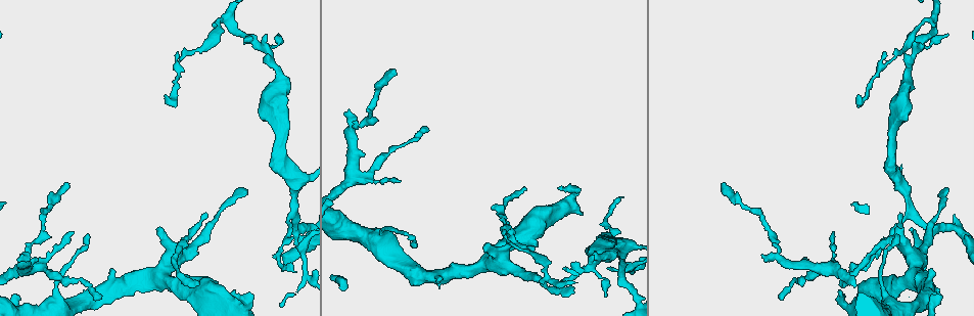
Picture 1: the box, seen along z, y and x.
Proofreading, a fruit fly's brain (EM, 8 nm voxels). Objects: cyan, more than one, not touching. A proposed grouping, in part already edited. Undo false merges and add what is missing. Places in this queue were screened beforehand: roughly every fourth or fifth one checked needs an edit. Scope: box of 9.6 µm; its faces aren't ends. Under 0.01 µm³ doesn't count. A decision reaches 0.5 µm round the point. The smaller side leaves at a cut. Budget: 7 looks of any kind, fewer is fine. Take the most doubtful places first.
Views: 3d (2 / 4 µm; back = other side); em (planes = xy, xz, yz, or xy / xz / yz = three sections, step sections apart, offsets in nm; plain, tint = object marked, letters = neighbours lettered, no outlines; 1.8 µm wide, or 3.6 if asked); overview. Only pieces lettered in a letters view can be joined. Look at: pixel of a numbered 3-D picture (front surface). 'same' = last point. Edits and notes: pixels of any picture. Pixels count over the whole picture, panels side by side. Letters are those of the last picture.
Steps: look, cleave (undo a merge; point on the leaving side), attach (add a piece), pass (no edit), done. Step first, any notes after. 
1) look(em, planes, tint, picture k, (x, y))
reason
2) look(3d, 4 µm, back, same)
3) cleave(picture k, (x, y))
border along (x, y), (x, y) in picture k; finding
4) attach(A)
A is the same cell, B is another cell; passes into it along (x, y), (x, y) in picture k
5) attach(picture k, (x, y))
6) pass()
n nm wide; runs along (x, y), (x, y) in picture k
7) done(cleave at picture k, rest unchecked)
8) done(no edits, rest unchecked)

look(3d, 4 µm, picture 1, (229, 19))
three arms meet

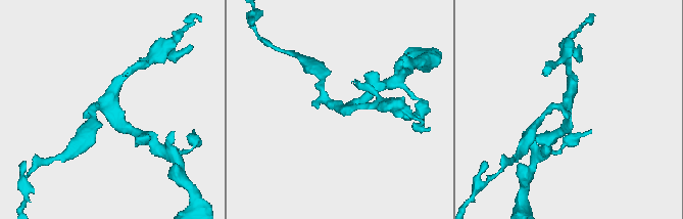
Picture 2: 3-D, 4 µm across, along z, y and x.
look(em, xy, step 16, plain, picture 2, (567, 110))
need the tissue

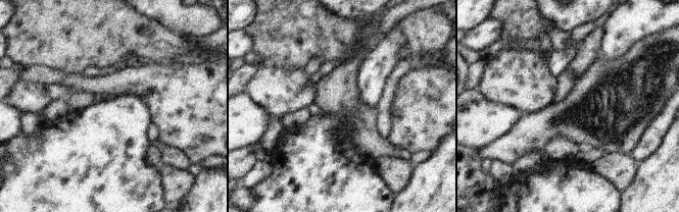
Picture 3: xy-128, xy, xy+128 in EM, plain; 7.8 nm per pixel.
look(em, xy, step 16, letters, same)

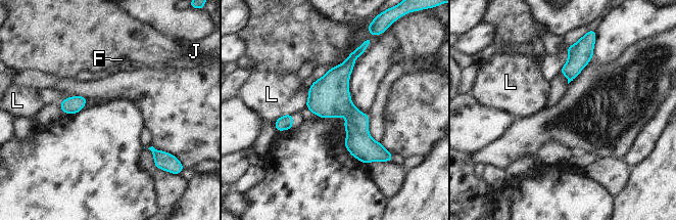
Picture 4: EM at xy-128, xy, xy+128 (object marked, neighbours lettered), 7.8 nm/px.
pass()
F, J and L are other cells; border along (308, 90), (306, 103), (303, 106) in picture 4; continuous, no second neuron

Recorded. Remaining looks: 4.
look(em, xy, step 8, letters, picture 1, (767, 261))
free end

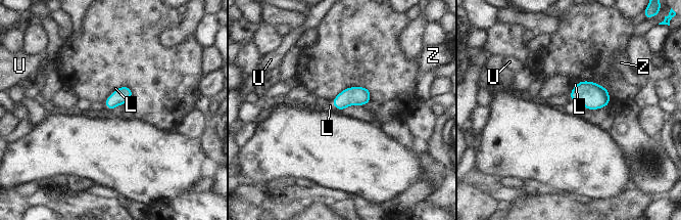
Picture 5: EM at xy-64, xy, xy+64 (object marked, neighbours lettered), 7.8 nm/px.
attach(picture 5, (330, 105))
130 nm wide; L is the same cell, U and Z are other cells; passes into it along (352, 95), (332, 103), (330, 105) in picture 5; it goes on there

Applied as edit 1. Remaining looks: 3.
look(overview)
see it whole again

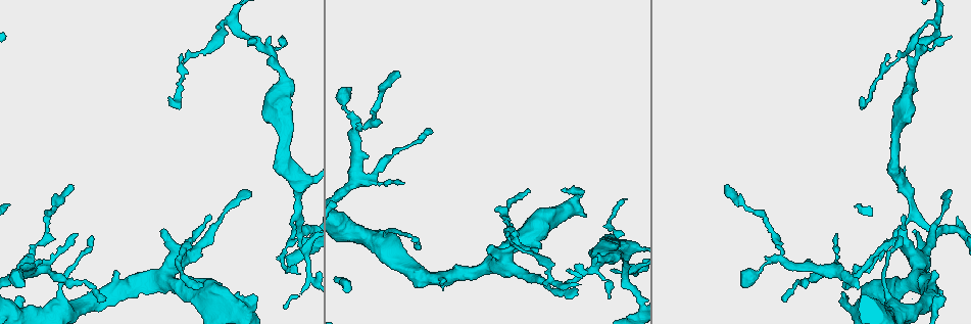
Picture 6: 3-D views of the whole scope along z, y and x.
look(em, planes, tint, picture 6, (637, 273))
sharp bend

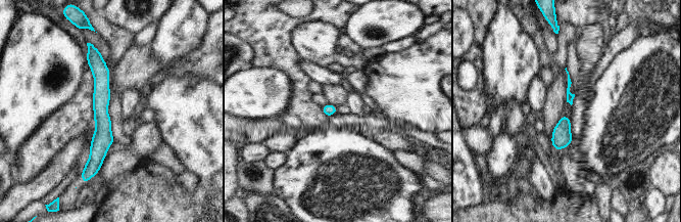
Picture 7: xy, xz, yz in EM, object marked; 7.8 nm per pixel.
look(em, planes, letters, same)
what lies round it

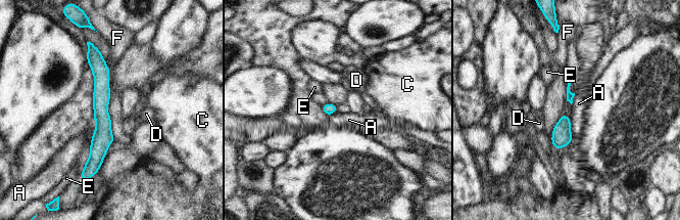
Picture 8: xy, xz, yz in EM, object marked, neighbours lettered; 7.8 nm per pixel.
pass()
100 nm wide; A, C, D, E and F are other cells; continuous, no second neuron

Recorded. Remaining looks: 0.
done(attach at picture 5, rest unchecked)

